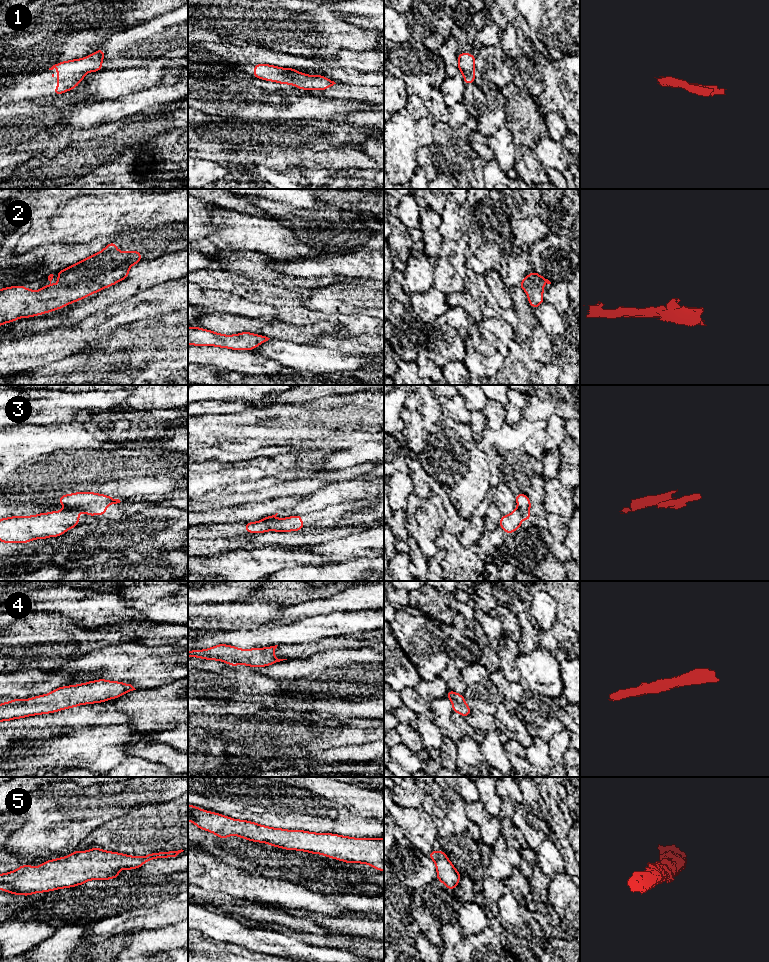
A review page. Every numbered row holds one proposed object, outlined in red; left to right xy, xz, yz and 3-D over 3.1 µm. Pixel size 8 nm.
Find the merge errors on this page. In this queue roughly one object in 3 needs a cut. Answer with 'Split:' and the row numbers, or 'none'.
Split: 3

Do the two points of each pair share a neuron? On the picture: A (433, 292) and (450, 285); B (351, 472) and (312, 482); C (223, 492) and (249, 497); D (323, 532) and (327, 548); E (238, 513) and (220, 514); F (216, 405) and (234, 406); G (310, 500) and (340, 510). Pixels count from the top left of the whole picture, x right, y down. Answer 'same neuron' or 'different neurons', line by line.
A: different neurons
B: same neuron
C: same neuron
D: different neurons
E: same neuron
F: same neuron
G: different neurons

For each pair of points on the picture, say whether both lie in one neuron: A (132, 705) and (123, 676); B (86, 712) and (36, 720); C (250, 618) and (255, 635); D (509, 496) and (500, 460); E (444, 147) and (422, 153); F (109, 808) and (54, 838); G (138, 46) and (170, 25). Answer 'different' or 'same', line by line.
A: different
B: same
C: different
D: same
E: different
F: same
G: same

